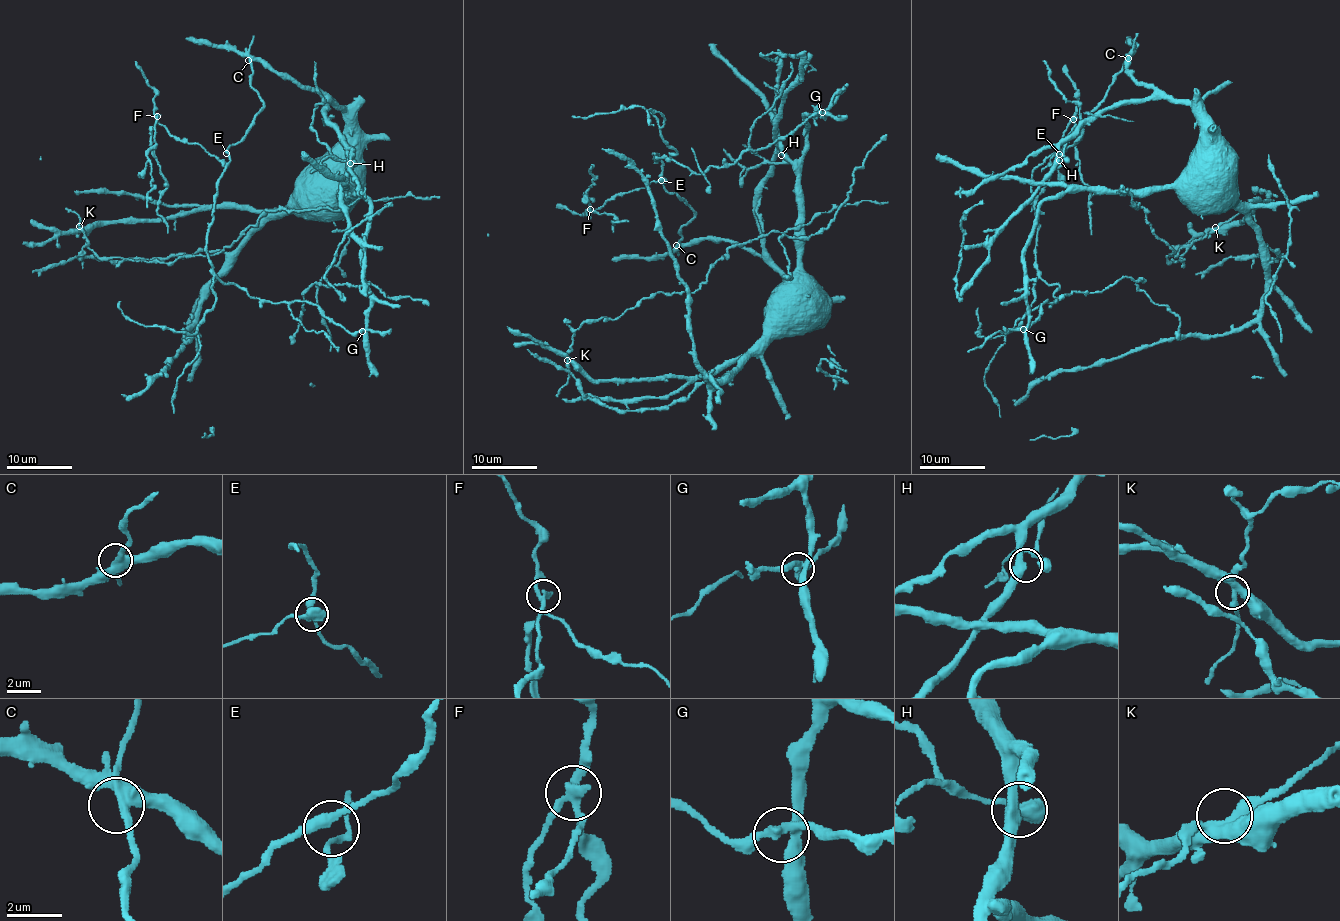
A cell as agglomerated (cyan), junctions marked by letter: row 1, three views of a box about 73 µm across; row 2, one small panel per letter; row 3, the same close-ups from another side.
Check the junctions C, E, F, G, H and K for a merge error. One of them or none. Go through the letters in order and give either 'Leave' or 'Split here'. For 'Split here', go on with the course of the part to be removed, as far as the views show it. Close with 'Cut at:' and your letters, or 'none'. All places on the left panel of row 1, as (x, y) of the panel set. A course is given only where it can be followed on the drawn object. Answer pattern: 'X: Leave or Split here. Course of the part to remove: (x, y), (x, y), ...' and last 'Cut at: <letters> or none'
C: Leave
E: Leave
F: Split here. Course of the part to remove: (156, 116), (155, 145), (148, 154), (151, 180), (147, 208)
G: Leave
H: Leave
K: Leave
Cut at: F

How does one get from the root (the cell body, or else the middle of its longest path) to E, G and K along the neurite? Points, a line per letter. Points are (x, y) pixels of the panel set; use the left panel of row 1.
E: (330, 204), (338, 193), (346, 116), (323, 92), (282, 78), (257, 60), (250, 86), (263, 108), (226, 153)
G: (330, 204), (325, 201), (335, 194), (361, 191), (369, 200), (361, 248), (370, 312), (362, 331)
K: (330, 204), (321, 211), (191, 209), (155, 219), (99, 220), (92, 225), (79, 226)

